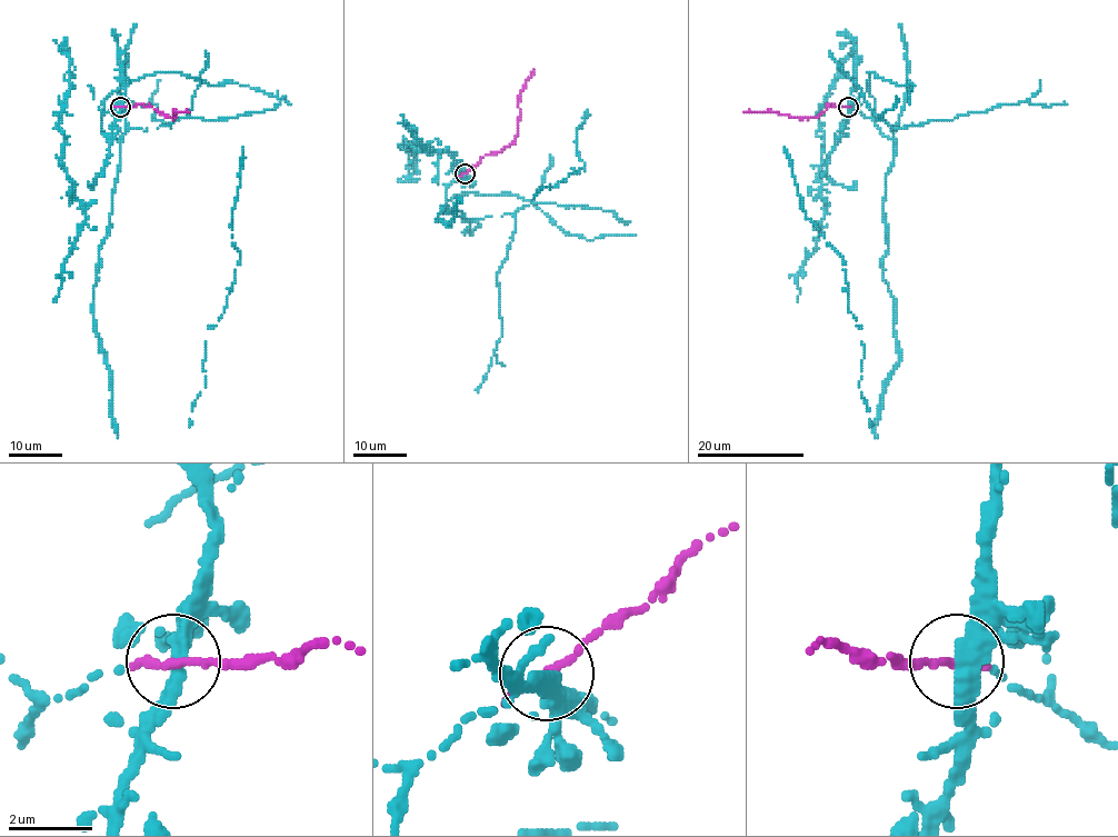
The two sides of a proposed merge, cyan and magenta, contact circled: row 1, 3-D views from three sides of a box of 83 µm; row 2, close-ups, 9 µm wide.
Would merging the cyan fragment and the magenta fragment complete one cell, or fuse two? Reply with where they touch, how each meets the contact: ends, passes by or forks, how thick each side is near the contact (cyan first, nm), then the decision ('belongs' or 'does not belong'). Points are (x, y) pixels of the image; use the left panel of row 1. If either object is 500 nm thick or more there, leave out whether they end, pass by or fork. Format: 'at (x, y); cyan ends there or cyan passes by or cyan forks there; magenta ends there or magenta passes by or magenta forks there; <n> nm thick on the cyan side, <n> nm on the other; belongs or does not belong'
at (120, 107); cyan forks there; magenta passes by; 360 nm thick on the cyan side, 190 nm on the other; belongs

